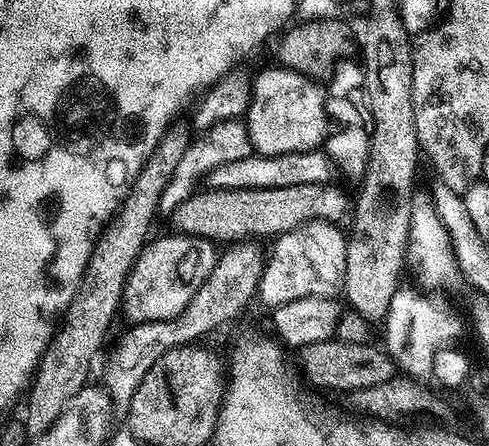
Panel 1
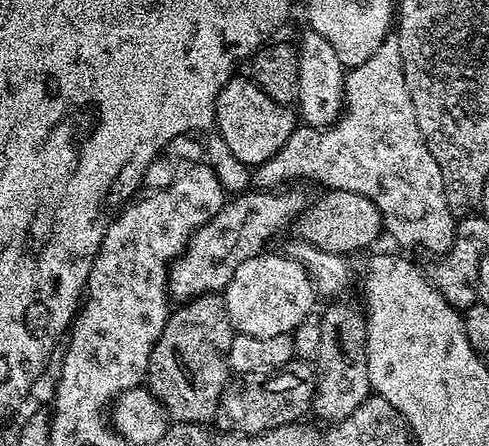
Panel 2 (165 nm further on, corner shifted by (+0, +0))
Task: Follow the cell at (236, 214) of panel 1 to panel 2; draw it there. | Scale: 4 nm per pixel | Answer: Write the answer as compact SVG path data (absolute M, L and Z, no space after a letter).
M325 191L316 201L309 203L304 211L296 217L294 229L301 241L313 244L318 250L326 250L330 254L348 256L352 252L360 252L368 248L379 236L382 236L384 219L380 217L378 206L370 202L370 198L362 198L362 194L353 192Z

